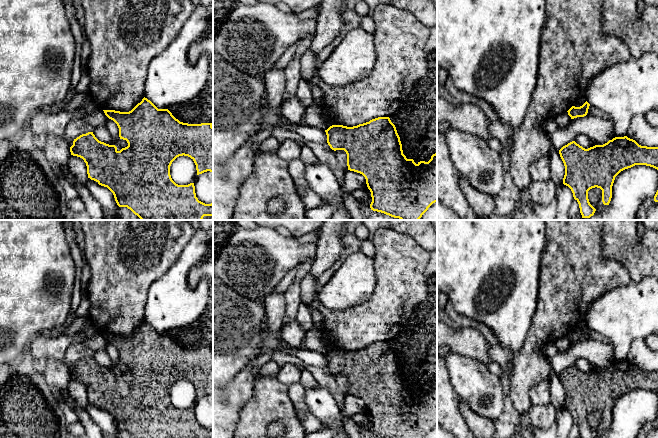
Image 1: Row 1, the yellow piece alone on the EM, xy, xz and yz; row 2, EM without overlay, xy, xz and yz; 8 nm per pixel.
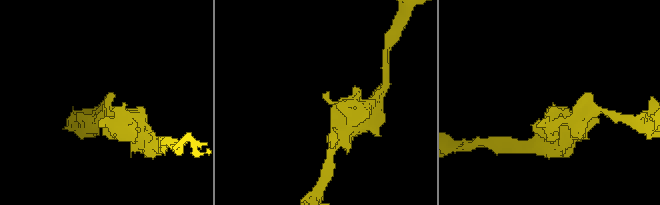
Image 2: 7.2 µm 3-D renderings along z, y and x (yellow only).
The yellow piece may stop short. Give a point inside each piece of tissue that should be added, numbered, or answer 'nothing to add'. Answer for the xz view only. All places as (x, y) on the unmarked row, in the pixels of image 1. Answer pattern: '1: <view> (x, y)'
nothing to add

